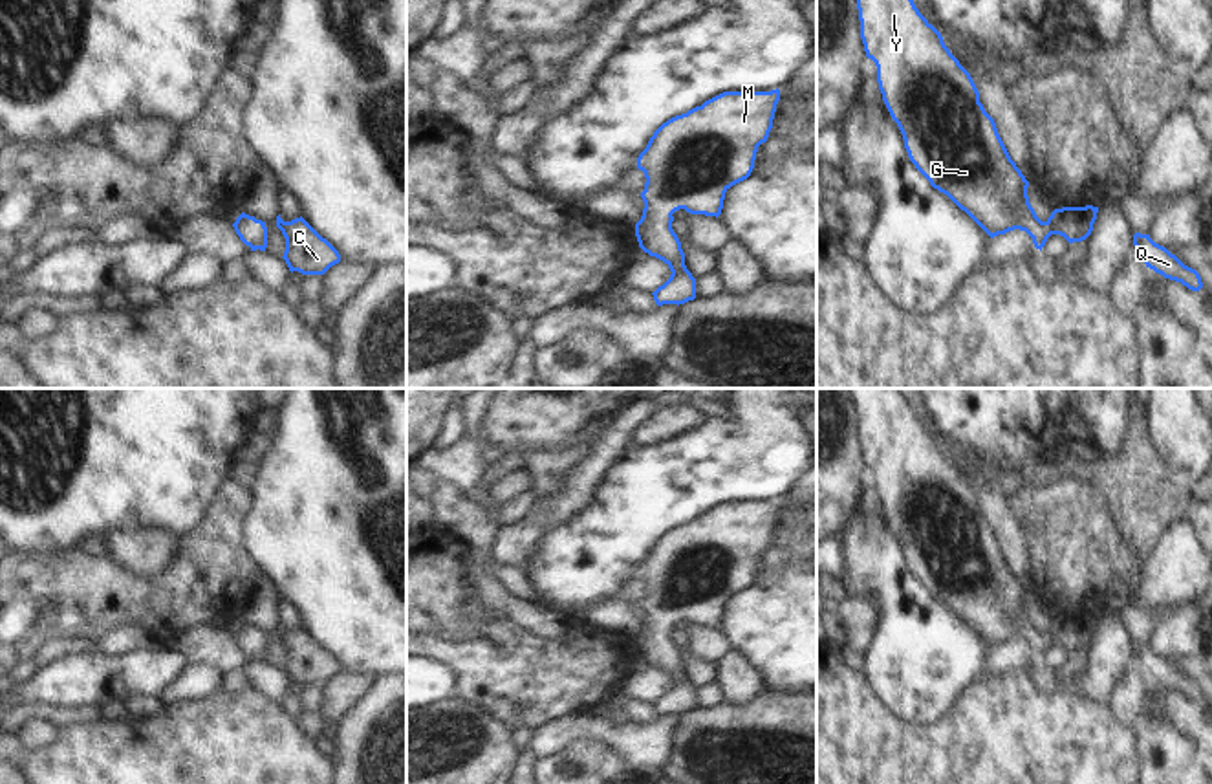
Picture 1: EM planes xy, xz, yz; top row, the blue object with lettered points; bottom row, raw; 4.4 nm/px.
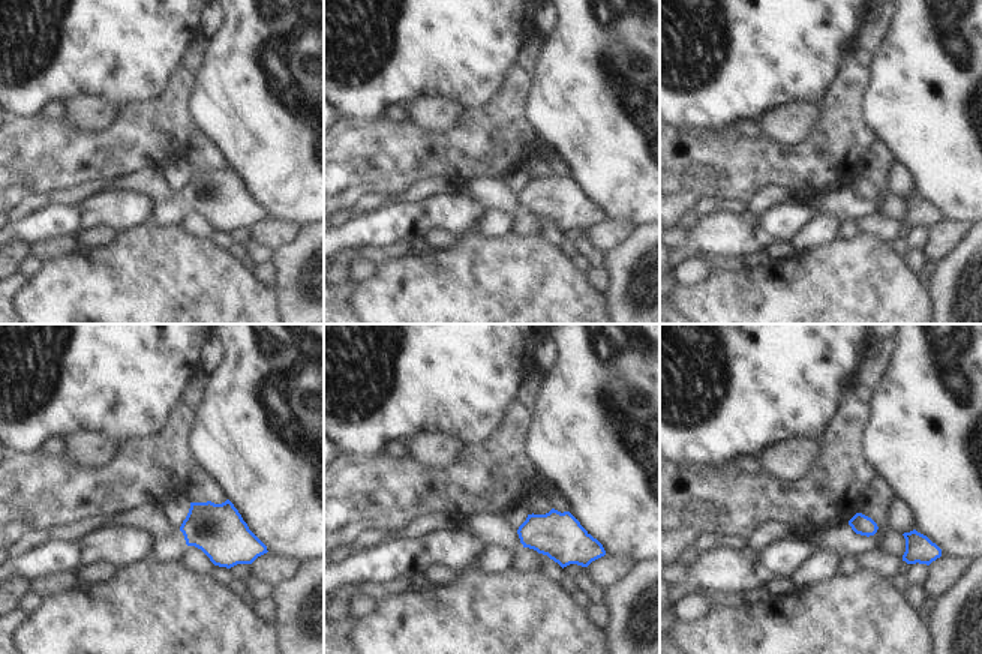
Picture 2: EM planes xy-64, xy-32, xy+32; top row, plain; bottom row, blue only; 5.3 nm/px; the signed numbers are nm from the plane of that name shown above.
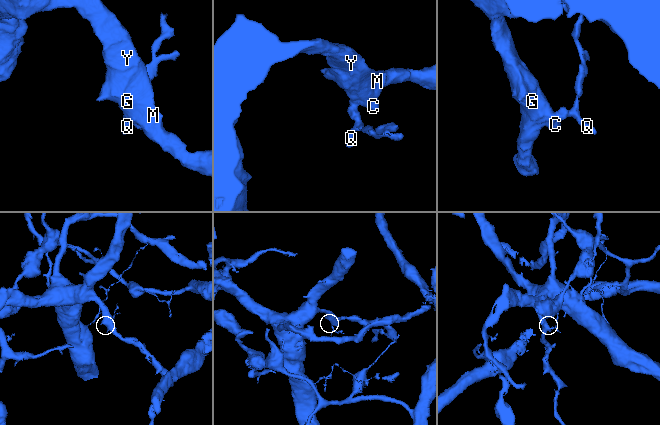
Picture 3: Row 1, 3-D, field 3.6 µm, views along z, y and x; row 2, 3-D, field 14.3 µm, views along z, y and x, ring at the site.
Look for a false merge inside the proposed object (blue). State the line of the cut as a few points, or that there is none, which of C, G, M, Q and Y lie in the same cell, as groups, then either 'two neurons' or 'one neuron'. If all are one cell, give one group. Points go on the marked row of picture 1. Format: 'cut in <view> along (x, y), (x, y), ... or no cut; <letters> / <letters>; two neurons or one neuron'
no cut; C G M Q Y; one neuron

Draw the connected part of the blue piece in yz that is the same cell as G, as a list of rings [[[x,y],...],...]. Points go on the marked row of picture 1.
[[[857,0],[866,57],[877,66],[882,101],[897,123],[915,169],[947,194],[990,238],[1025,231],[1042,251],[1051,234],[1069,244],[1086,240],[1098,207],[1062,207],[1042,222],[1029,203],[1029,181],[1011,159],[994,119],[979,103],[970,73],[945,46],[941,33],[919,13],[914,0]]]

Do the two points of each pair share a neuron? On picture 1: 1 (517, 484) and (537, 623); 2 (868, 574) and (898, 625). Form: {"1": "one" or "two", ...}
{"1": "two", "2": "one"}

